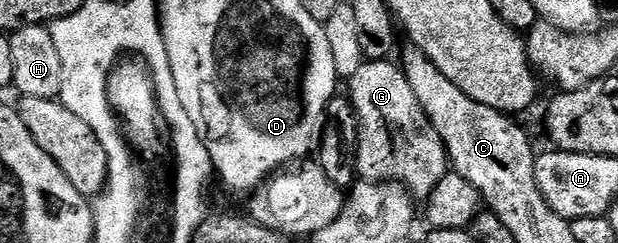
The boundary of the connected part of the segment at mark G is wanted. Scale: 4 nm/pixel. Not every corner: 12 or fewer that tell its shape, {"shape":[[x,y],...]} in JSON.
{"shape":[[403,68],[347,82],[356,172],[426,199],[448,152]]}

